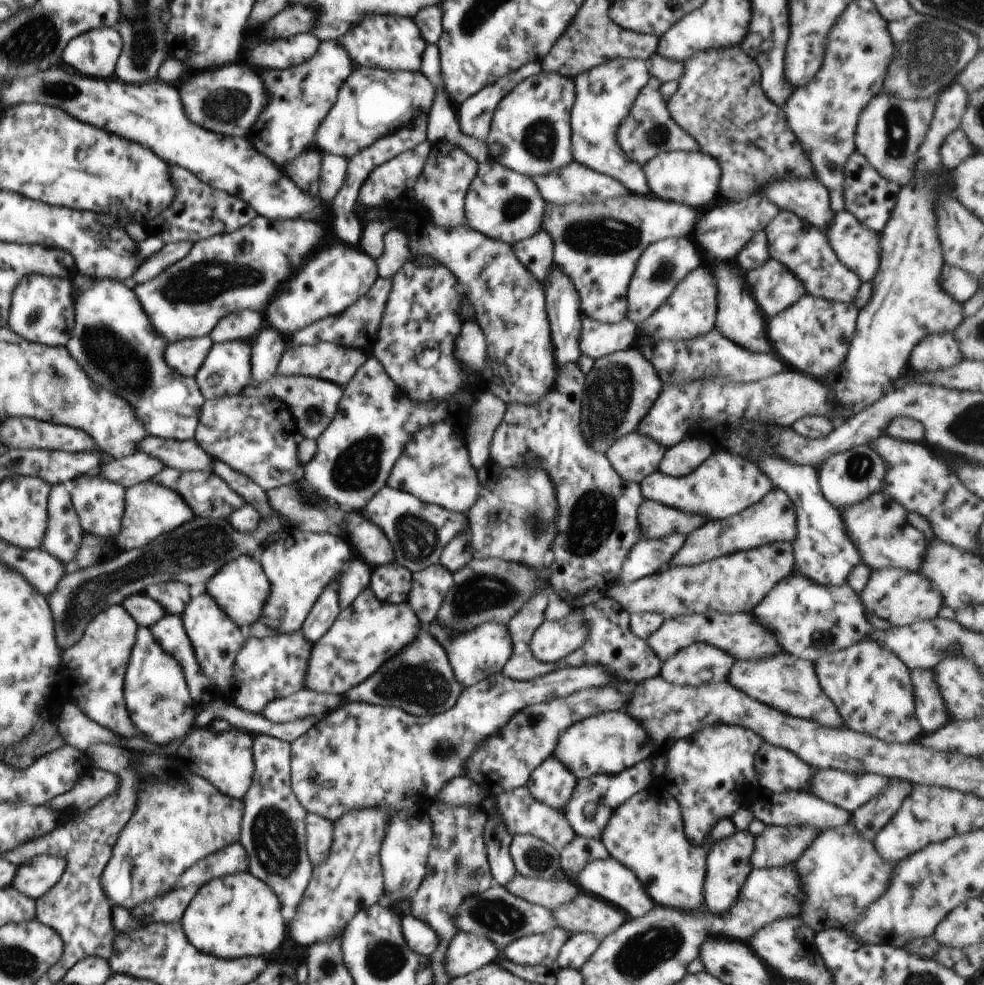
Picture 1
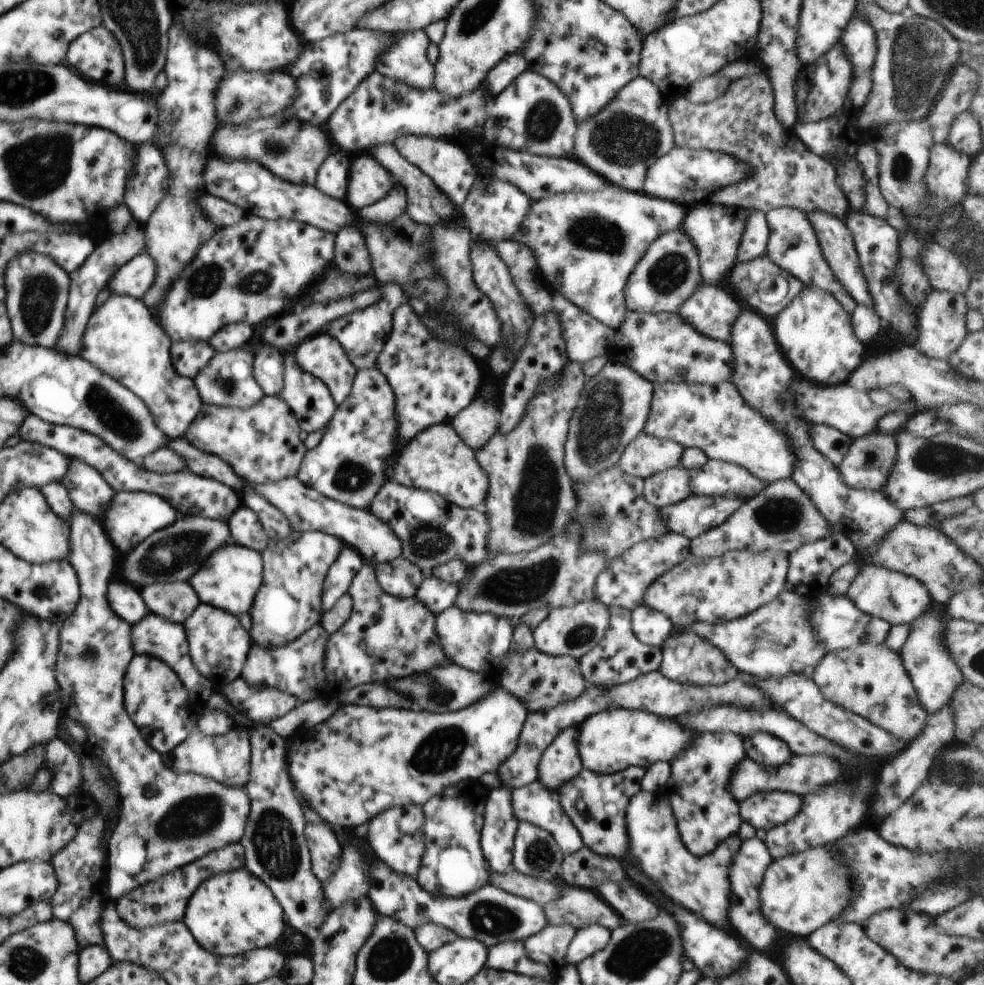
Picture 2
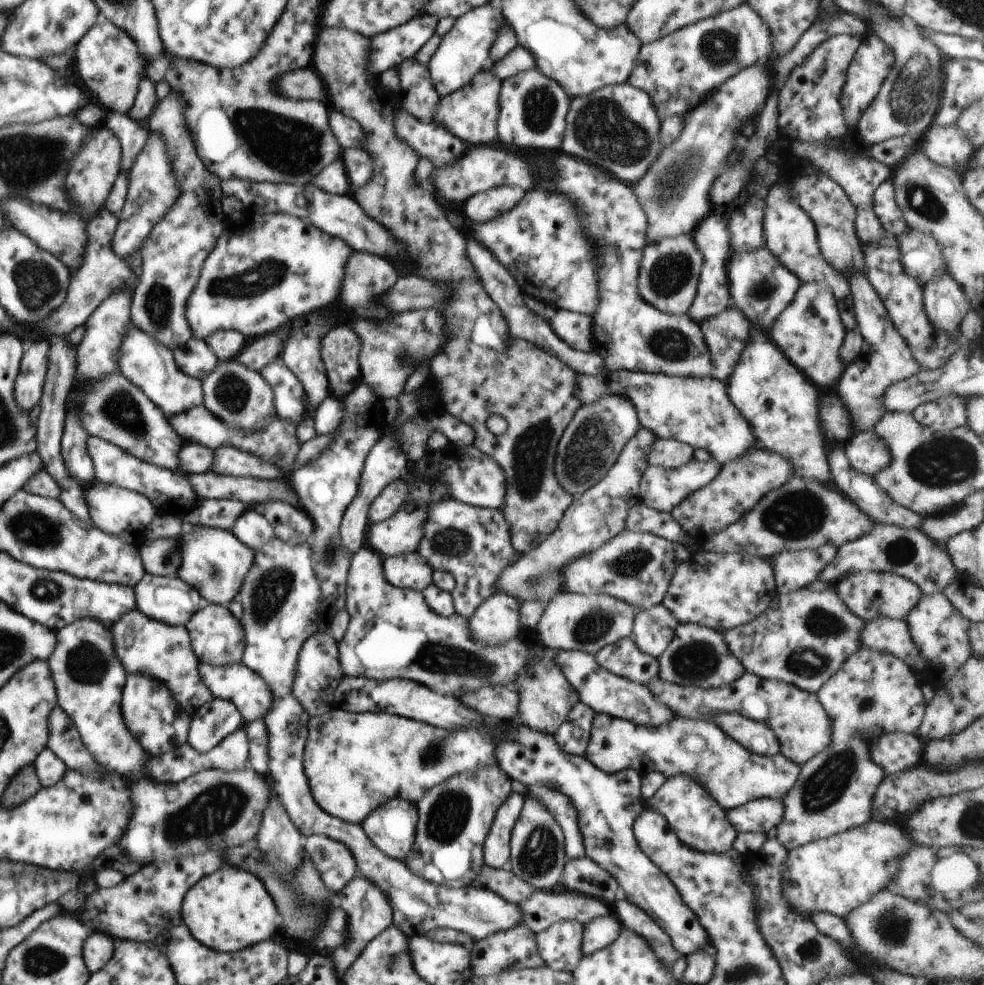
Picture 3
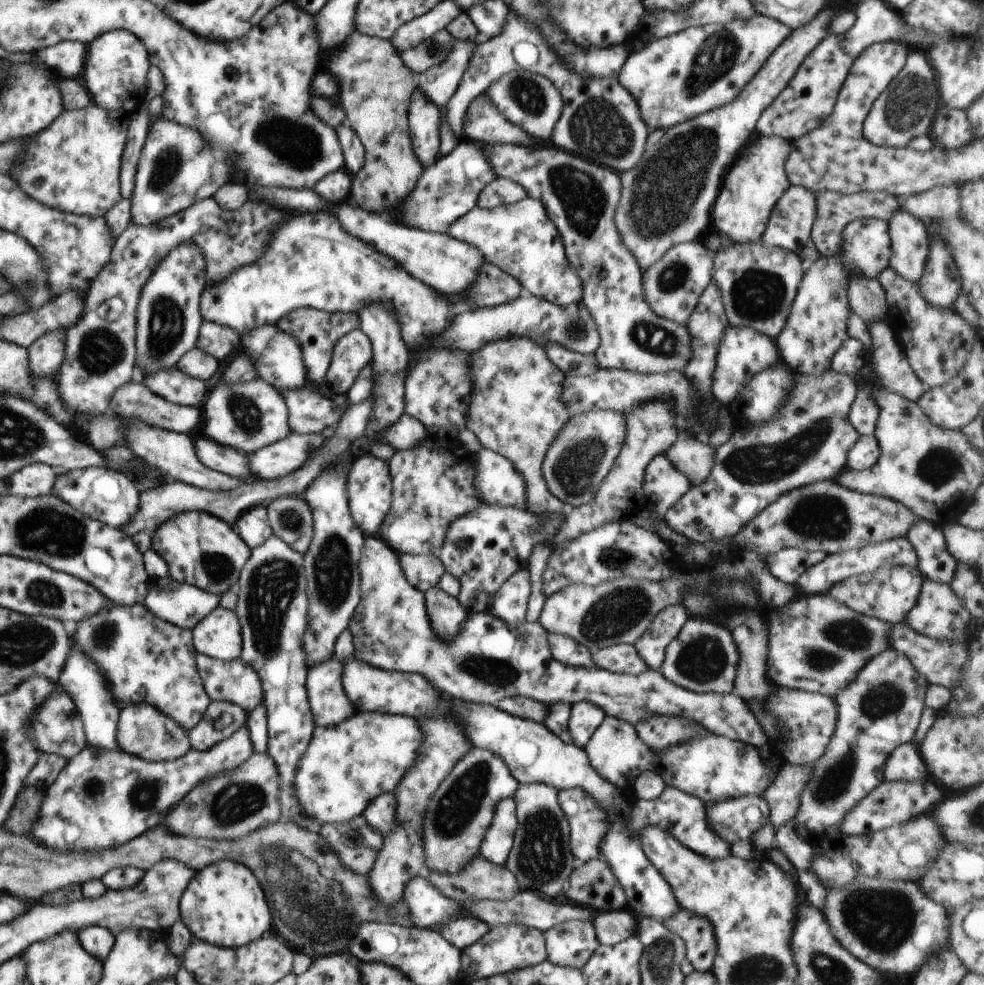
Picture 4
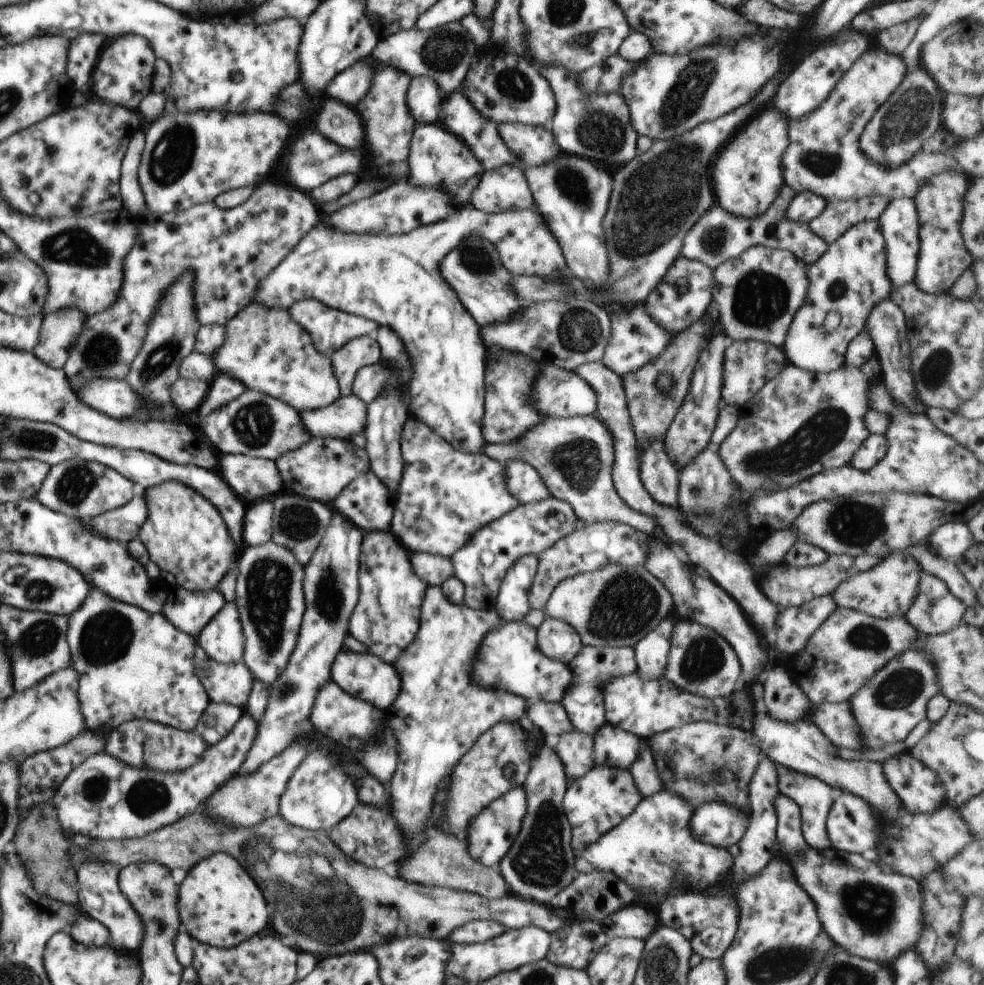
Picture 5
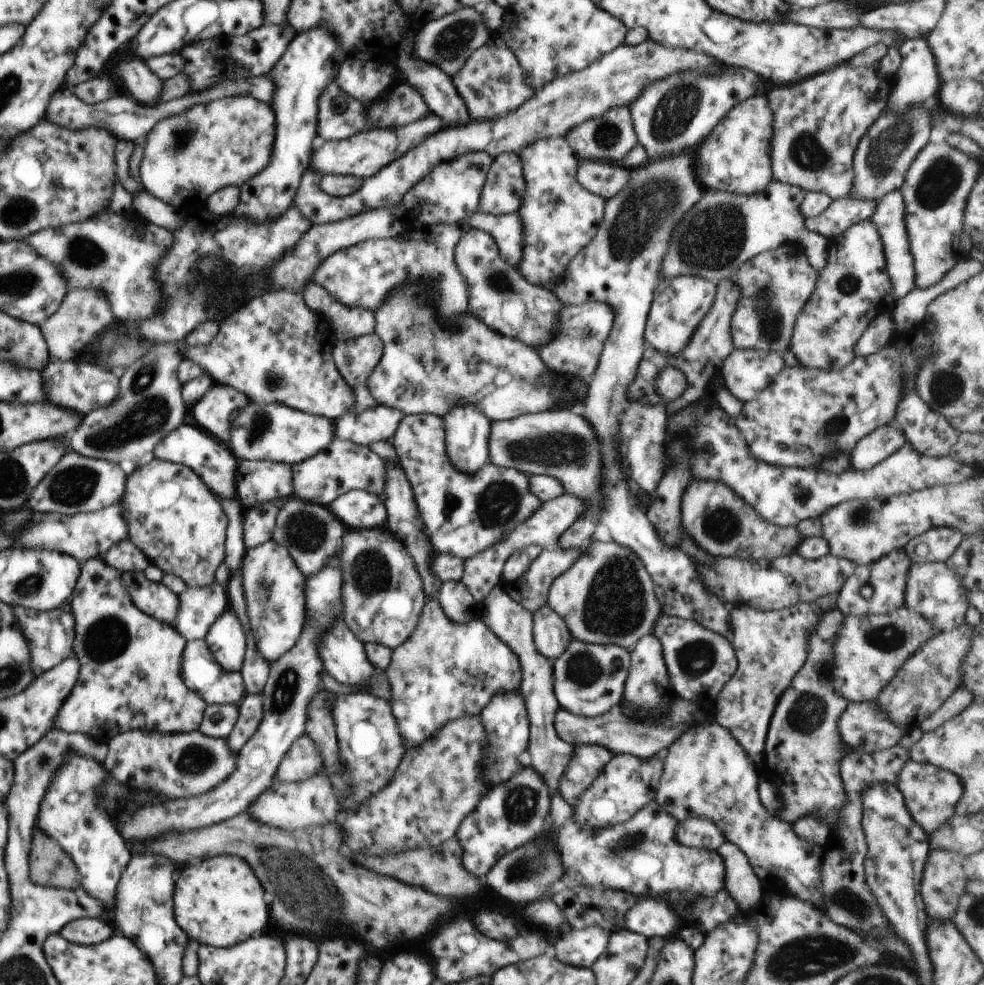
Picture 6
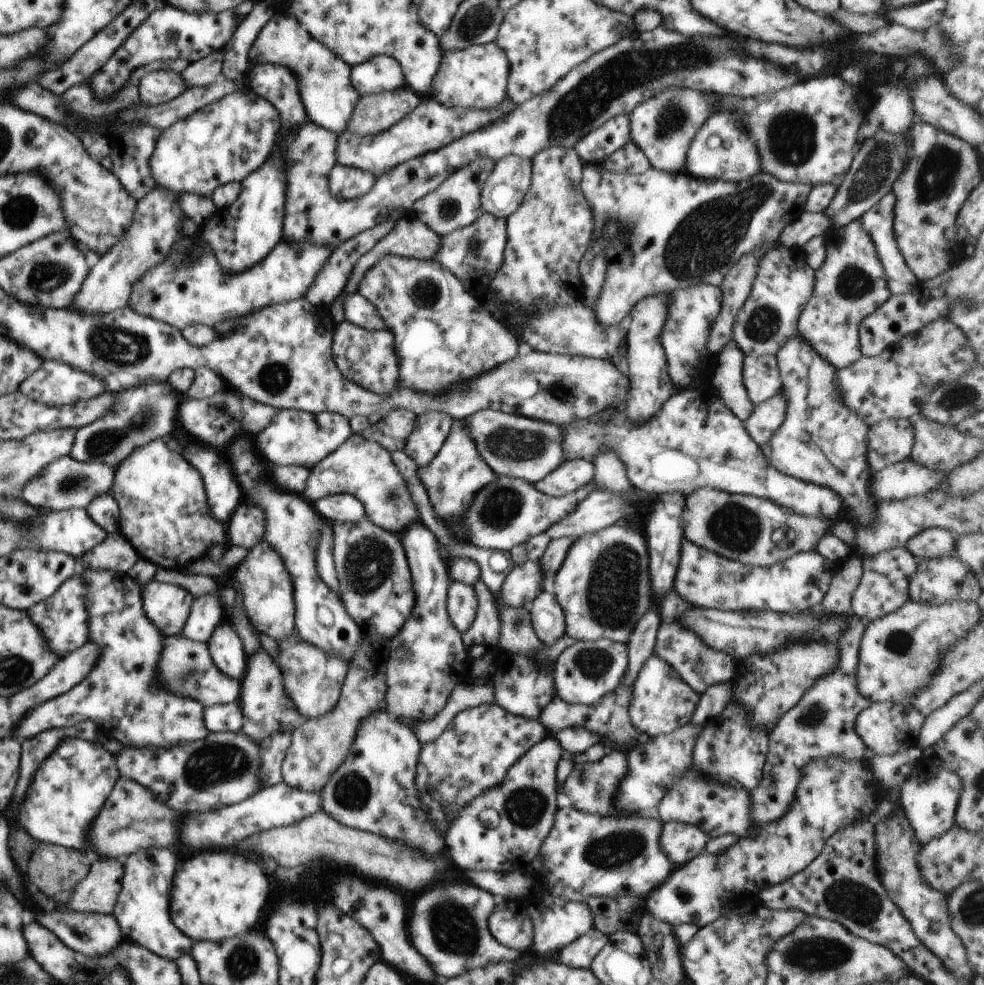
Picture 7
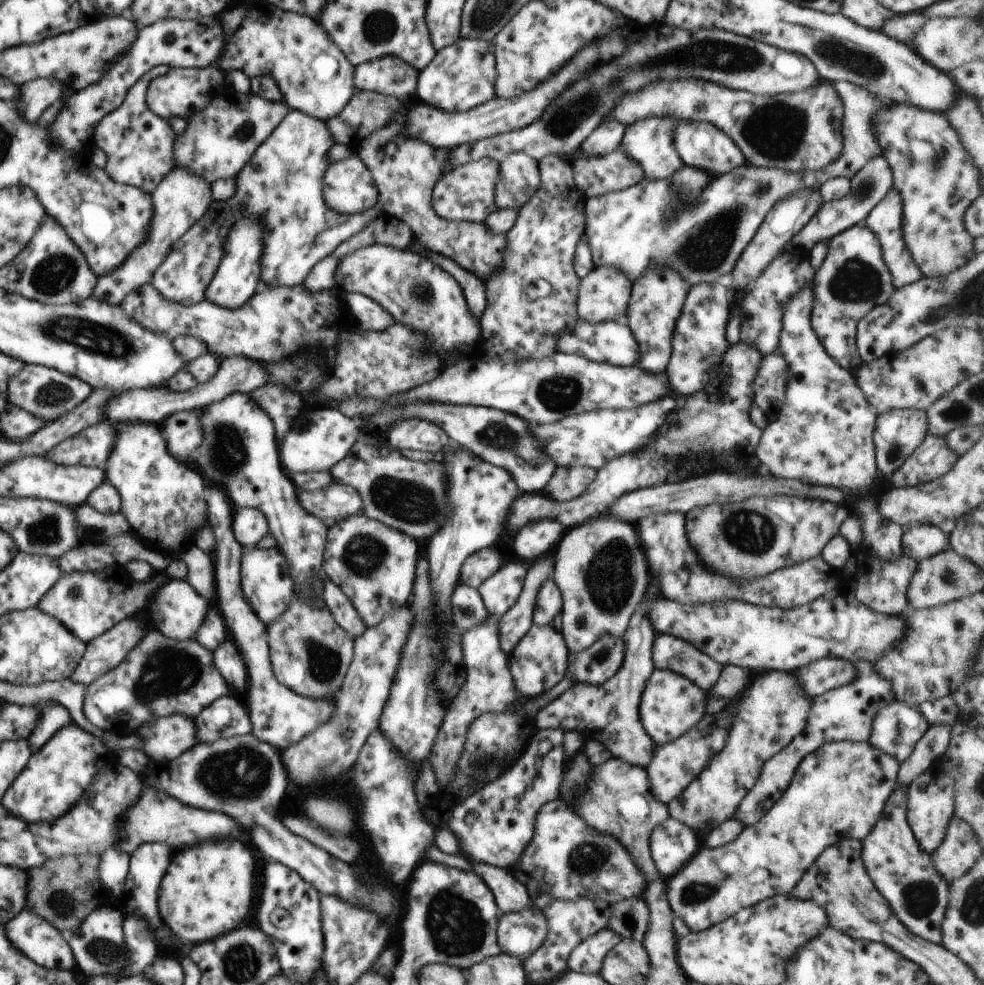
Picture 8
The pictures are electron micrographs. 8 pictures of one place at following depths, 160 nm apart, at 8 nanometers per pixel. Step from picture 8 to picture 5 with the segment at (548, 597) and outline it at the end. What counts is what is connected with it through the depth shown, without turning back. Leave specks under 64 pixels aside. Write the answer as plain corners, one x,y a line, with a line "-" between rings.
546,616
537,628
537,647
550,660
568,664
583,644
574,627
563,620

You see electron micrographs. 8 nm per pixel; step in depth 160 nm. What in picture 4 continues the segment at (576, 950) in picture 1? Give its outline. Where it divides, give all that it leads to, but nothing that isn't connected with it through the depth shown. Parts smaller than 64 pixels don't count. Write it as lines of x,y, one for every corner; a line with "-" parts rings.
628,908
598,912
592,921
601,945
615,945
637,932
638,922
635,919
635,914

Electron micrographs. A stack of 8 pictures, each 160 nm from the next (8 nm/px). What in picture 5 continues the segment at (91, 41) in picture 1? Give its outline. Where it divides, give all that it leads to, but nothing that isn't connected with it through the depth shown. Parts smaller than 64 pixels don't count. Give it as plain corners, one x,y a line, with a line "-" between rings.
135,33
115,37
108,41
108,50
100,54
92,76
92,92
96,98
130,110
136,110
140,101
154,91
155,62
154,54
147,38

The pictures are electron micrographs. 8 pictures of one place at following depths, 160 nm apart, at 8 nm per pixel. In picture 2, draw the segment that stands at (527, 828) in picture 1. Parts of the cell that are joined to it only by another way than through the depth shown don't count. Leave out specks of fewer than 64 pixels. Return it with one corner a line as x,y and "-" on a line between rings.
538,779
513,790
512,806
520,822
531,822
551,832
564,855
571,855
584,846
576,825
551,790

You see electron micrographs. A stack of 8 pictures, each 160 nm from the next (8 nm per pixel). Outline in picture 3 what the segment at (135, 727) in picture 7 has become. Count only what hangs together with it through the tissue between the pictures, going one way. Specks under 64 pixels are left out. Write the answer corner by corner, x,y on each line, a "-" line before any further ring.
138,608
125,612
111,624
112,646
126,675
142,672
144,676
150,676
154,680
160,678
160,682
166,684
171,697
190,716
193,716
194,712
198,710
198,704
190,698
196,698
198,702
210,698
210,691
206,690
206,685
199,675
198,663
200,661
192,650
190,635
185,626
154,620
140,612

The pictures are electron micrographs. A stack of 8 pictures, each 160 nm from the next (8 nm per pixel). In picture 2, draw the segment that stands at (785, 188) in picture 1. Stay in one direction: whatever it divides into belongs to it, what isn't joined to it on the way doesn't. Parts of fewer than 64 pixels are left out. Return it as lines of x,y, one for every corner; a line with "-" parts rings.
809,211
807,217
811,220
813,230
818,233
817,237
823,250
823,255
825,256
826,262
828,262
829,267
832,269
834,276
844,285
844,288
848,291
849,295
856,301
857,306
873,308
873,298
868,288
868,283
866,277
864,276
862,267
859,263
858,253
855,249
855,242
851,233
851,230
844,224
841,220
836,217
829,215
824,211

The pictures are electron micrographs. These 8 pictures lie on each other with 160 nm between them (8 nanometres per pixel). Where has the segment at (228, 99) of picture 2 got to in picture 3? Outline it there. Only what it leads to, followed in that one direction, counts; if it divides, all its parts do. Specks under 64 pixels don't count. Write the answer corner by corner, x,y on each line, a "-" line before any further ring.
296,70
296,72
287,72
286,76
278,82
278,88
282,92
288,92
294,100
324,100
326,90
322,80
314,70

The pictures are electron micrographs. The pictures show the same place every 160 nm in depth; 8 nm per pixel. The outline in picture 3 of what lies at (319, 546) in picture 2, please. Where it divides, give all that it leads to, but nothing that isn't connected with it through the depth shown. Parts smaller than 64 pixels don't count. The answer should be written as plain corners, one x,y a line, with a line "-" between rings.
276,536
255,551
252,566
244,577
240,592
235,596
236,600
240,601
243,606
240,622
245,632
245,649
241,662
257,672
264,679
268,688
271,688
273,694
272,704
267,715
263,716
267,730
269,782
292,824
301,832
304,839
310,835
326,835
343,842
356,859
358,874
370,879
387,894
393,910
393,925
401,929
407,936
425,935
428,931
448,927
466,933
471,936
472,941
477,941
498,932
500,929
522,925
518,905
501,899
495,892
484,887
448,888
419,877
407,867
405,861
390,858
379,848
376,848
376,845
372,844
359,824
352,824
330,816
315,803
303,767
303,750
307,739
309,714
293,695
293,682
300,649
306,639
317,632
319,619
316,616
318,616
318,608
320,608
320,596
322,596
322,591
313,569
311,543
307,541
303,545
296,546
284,542

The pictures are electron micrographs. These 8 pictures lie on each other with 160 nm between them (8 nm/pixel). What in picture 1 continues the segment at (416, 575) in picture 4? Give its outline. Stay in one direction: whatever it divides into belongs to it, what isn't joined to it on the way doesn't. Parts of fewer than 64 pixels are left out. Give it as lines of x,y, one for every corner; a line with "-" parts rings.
395,563
382,565
372,569
370,588
376,598
398,604
407,600
411,589
410,572
406,567

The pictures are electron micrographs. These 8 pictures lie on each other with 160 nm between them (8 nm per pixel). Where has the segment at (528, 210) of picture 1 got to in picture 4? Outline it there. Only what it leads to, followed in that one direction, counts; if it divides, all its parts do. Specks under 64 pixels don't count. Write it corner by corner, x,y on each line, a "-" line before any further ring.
496,178
480,192
477,198
477,206
491,209
500,205
520,202
526,196
526,190
516,181

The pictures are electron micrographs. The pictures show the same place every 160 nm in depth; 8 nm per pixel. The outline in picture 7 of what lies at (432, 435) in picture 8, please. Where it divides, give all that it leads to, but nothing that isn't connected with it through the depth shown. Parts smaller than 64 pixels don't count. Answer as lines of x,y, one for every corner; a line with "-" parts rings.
398,409
381,418
374,426
363,430
360,435
365,439
376,441
391,453
404,451
407,438
414,432
416,425
417,415
408,410

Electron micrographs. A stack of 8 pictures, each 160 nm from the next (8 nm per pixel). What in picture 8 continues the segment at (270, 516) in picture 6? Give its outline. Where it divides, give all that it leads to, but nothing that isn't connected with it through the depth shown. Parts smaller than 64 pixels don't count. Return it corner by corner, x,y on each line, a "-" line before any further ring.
235,508
232,517
232,532
242,546
258,544
268,532
268,520
258,508

